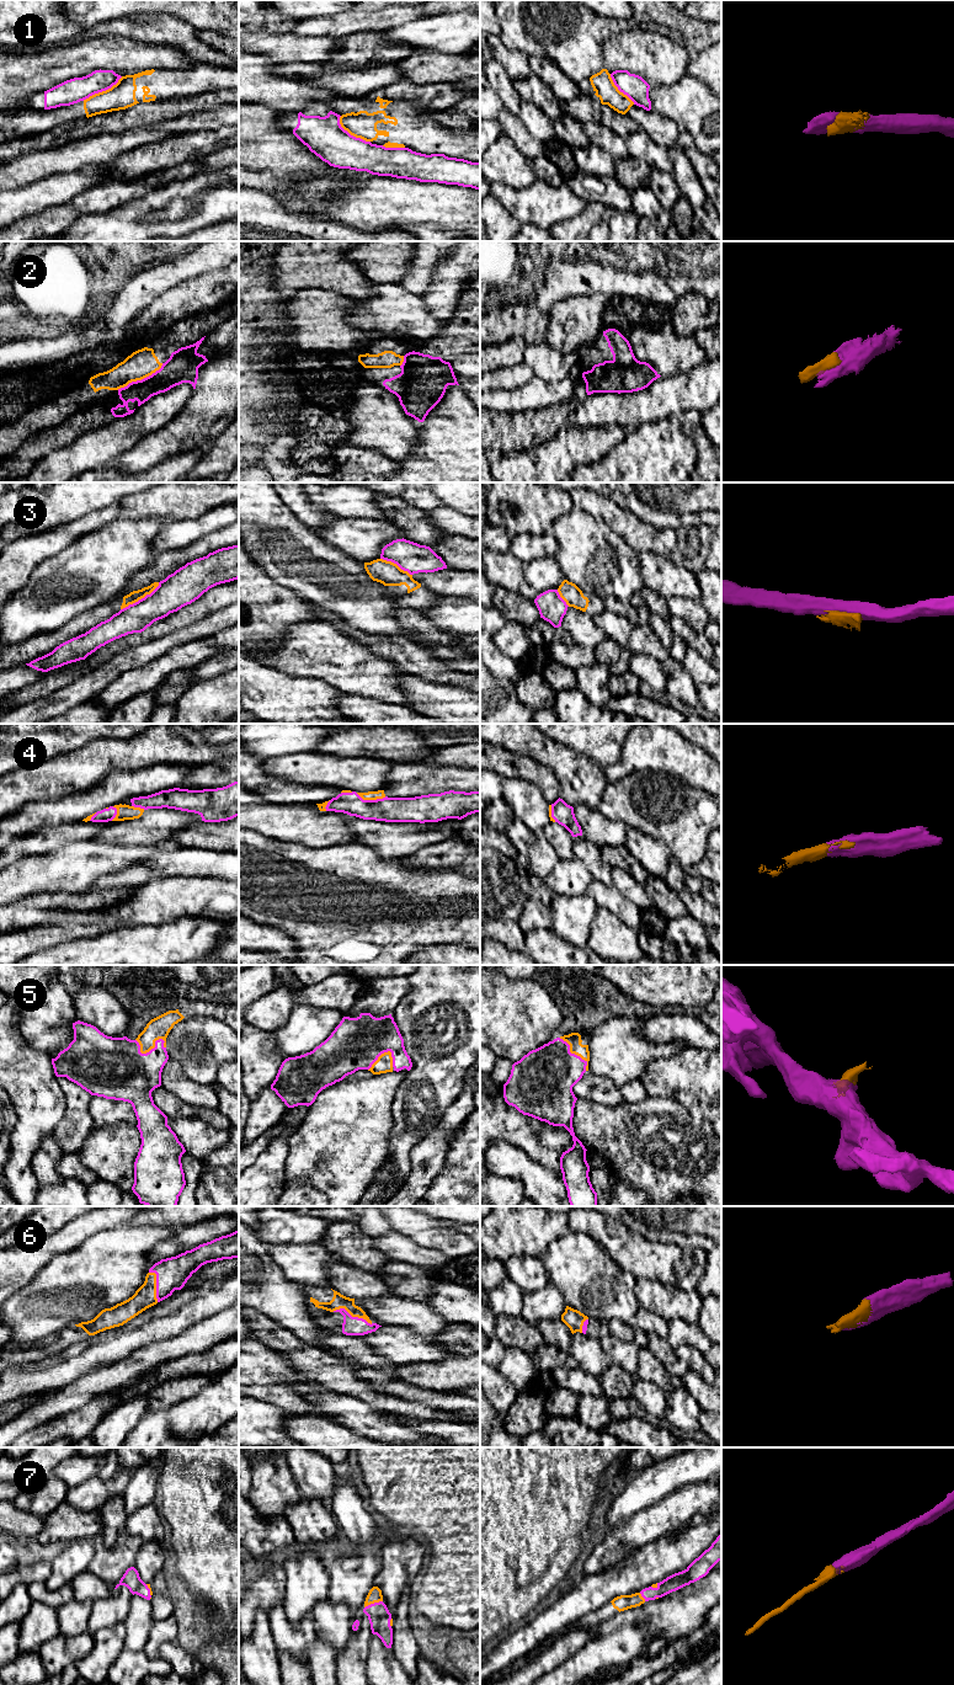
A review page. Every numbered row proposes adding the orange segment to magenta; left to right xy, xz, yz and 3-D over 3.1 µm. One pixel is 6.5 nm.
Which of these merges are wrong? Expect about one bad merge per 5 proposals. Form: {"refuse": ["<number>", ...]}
{"refuse": ["1", "3"]}

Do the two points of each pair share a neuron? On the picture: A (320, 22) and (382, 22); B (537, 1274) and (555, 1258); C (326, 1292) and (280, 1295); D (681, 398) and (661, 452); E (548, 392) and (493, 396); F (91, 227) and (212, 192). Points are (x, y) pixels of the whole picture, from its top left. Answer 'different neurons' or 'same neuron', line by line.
A: same neuron
B: different neurons
C: different neurons
D: different neurons
E: same neuron
F: same neuron

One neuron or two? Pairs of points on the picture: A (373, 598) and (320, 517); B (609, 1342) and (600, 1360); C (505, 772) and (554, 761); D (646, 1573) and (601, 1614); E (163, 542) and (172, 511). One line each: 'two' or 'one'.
A: two
B: two
C: two
D: two
E: two

